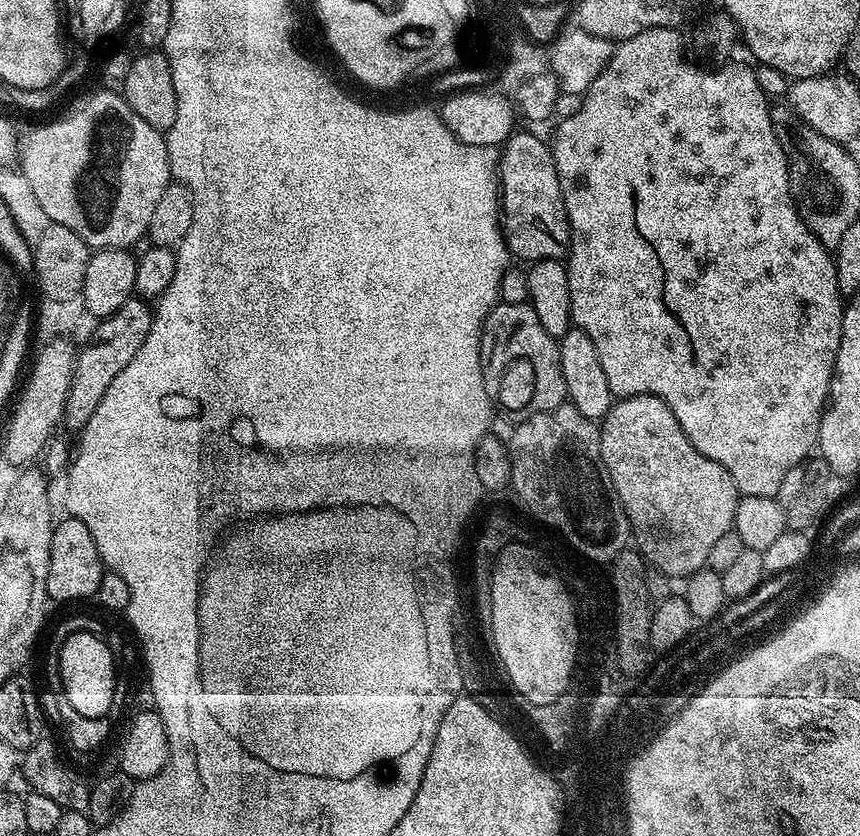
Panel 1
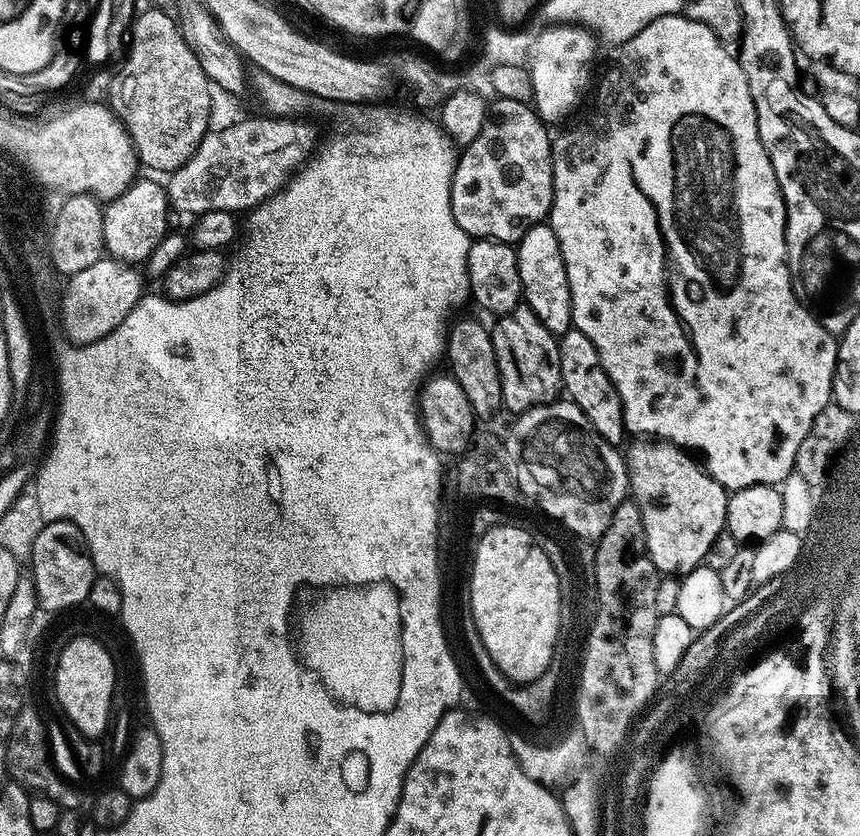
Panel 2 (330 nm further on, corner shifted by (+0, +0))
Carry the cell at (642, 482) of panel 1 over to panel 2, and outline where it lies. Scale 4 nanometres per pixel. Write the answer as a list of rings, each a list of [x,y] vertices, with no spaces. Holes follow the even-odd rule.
[[[667,442],[637,444],[640,445],[632,453],[627,453],[626,463],[630,496],[642,514],[648,557],[654,562],[657,573],[665,577],[683,578],[688,572],[701,567],[707,561],[710,546],[719,538],[721,532],[725,531],[728,523],[729,489],[720,485],[685,449],[677,448],[675,444]]]

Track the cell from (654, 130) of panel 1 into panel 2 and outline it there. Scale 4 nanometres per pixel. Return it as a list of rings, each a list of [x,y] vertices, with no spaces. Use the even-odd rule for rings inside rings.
[[[686,14],[663,16],[650,22],[650,26],[638,30],[638,34],[634,34],[634,38],[619,45],[615,52],[616,57],[613,58],[612,65],[605,70],[601,80],[599,77],[598,83],[595,85],[596,109],[593,110],[592,117],[582,121],[581,124],[574,125],[573,128],[566,129],[560,137],[557,135],[552,142],[552,208],[548,211],[547,223],[554,230],[554,238],[558,238],[558,246],[562,250],[562,262],[566,266],[566,278],[570,282],[572,327],[582,334],[586,334],[586,338],[590,338],[590,342],[594,342],[594,350],[598,350],[598,358],[602,358],[602,366],[606,370],[610,382],[614,382],[614,386],[618,390],[618,398],[622,398],[625,433],[632,435],[633,432],[634,435],[640,436],[636,438],[655,438],[660,442],[675,444],[677,448],[683,448],[689,453],[695,454],[702,461],[704,471],[710,473],[720,485],[729,490],[749,488],[759,484],[780,486],[793,473],[798,446],[802,446],[802,438],[806,438],[814,418],[818,418],[821,410],[832,400],[832,379],[836,369],[838,340],[822,327],[819,319],[806,305],[801,304],[800,299],[796,296],[795,288],[792,287],[792,275],[788,269],[788,247],[786,246],[786,206],[780,193],[778,178],[774,174],[774,166],[770,162],[770,158],[762,146],[762,138],[758,134],[754,98],[750,98],[750,82],[746,82],[746,74],[742,70],[739,59],[733,53],[732,56],[728,53],[731,51],[721,44],[720,39],[714,34],[714,30],[710,30],[710,26],[706,26],[702,22],[691,20]]]

